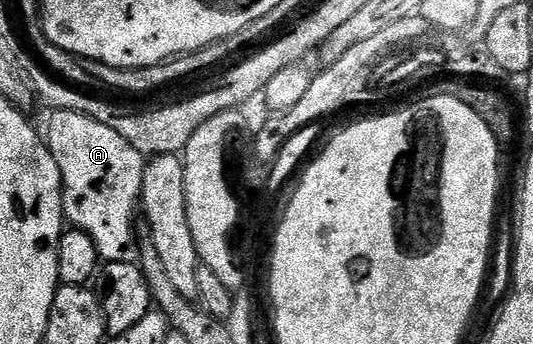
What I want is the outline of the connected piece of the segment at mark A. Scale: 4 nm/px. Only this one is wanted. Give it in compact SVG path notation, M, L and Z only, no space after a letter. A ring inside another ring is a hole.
M59 109L54 111L49 117L49 129L44 129L43 139L49 145L51 154L55 158L55 166L59 166L59 174L61 175L61 201L63 202L63 210L65 211L66 221L72 227L83 230L91 238L91 242L95 242L95 250L98 257L102 261L114 264L115 262L133 262L138 259L137 242L135 239L135 223L133 224L133 215L138 215L139 201L141 198L141 187L143 186L143 174L145 173L146 157L139 154L139 150L135 150L135 146L131 146L131 142L127 142L127 138L122 138L120 134L115 134L115 130L111 130L110 125L104 125L103 122L96 121L95 118L89 117L87 114L76 112L75 110Z

